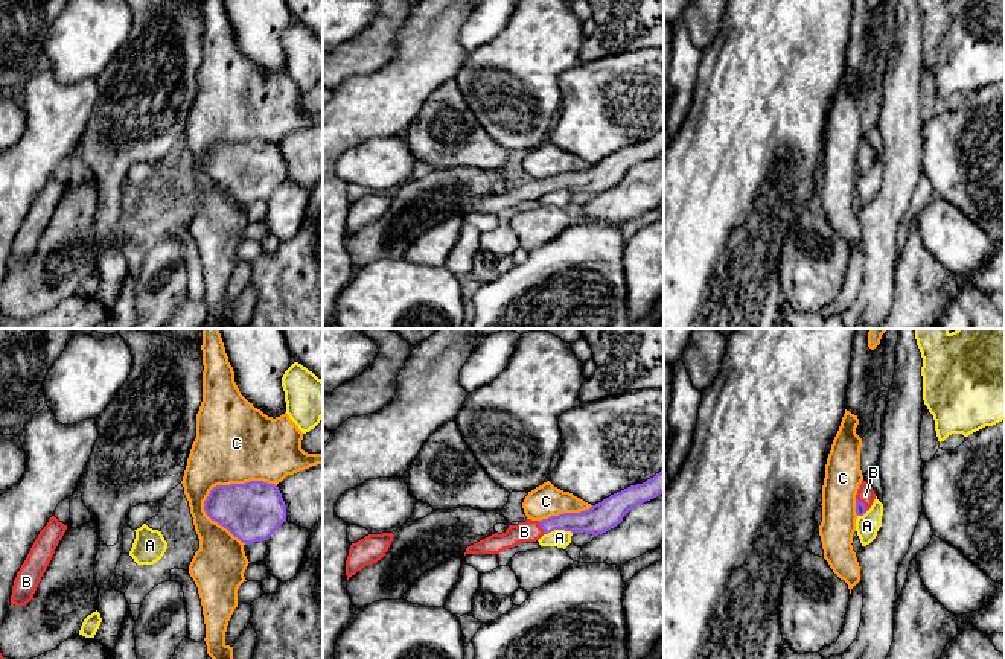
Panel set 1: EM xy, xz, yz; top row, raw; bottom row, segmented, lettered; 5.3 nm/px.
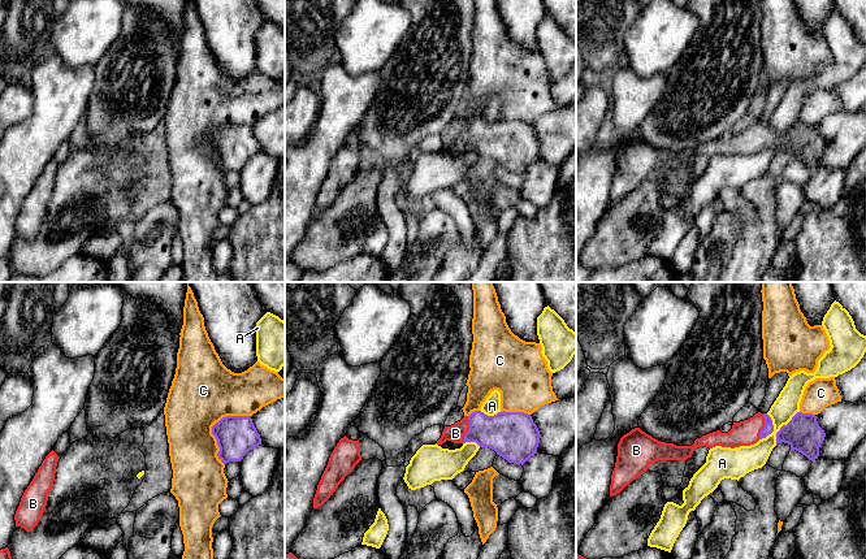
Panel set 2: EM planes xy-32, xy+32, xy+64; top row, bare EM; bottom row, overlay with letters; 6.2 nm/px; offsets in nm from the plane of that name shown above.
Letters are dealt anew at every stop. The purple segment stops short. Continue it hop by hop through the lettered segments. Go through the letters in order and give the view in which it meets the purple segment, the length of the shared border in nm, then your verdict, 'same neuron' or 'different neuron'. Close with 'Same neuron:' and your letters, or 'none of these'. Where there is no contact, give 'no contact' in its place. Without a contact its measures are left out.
A: meets purple in xz; contact 150 nm long; different neuron
B: meets purple in yz; contact 90 nm long; same neuron
C: meets purple in xy; contact 420 nm long; different neuron
Same neuron: B

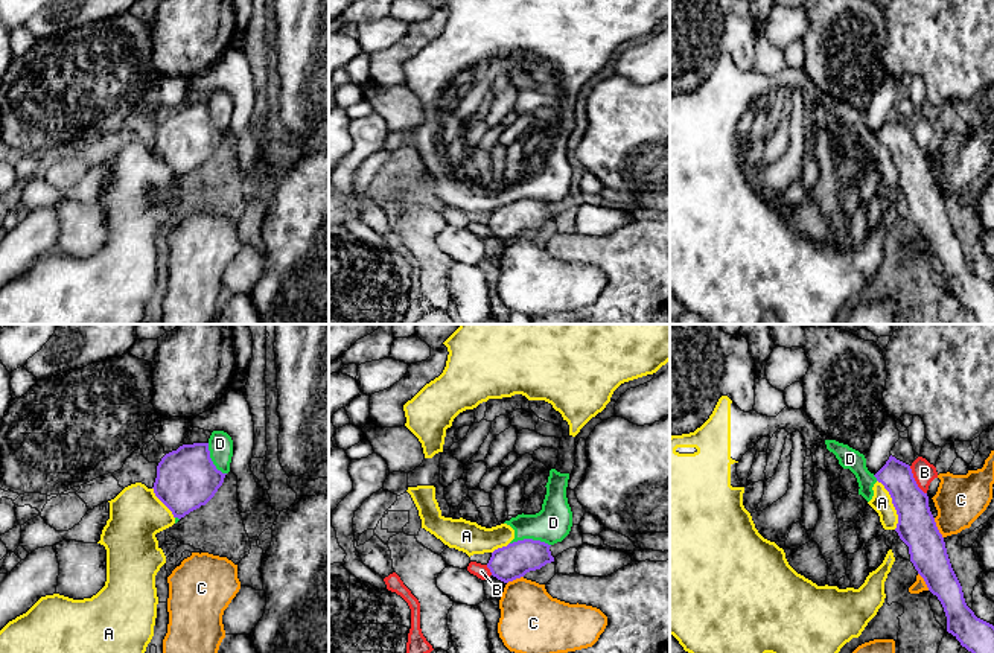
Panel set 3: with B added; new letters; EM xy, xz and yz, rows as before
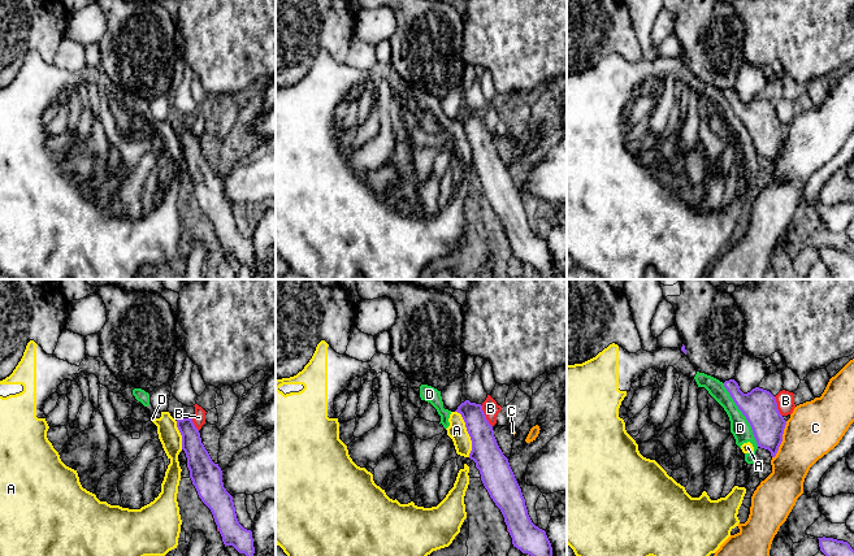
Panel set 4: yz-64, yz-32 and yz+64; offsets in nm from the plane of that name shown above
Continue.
A: meets purple in yz; contact 280 nm long; different neuron
B: meets purple in yz; contact 180 nm long; different neuron
C: meets purple in yz; contact 120 nm long; different neuron
D: meets purple in xz; contact 220 nm long; different neuron
Same neuron: none of these

